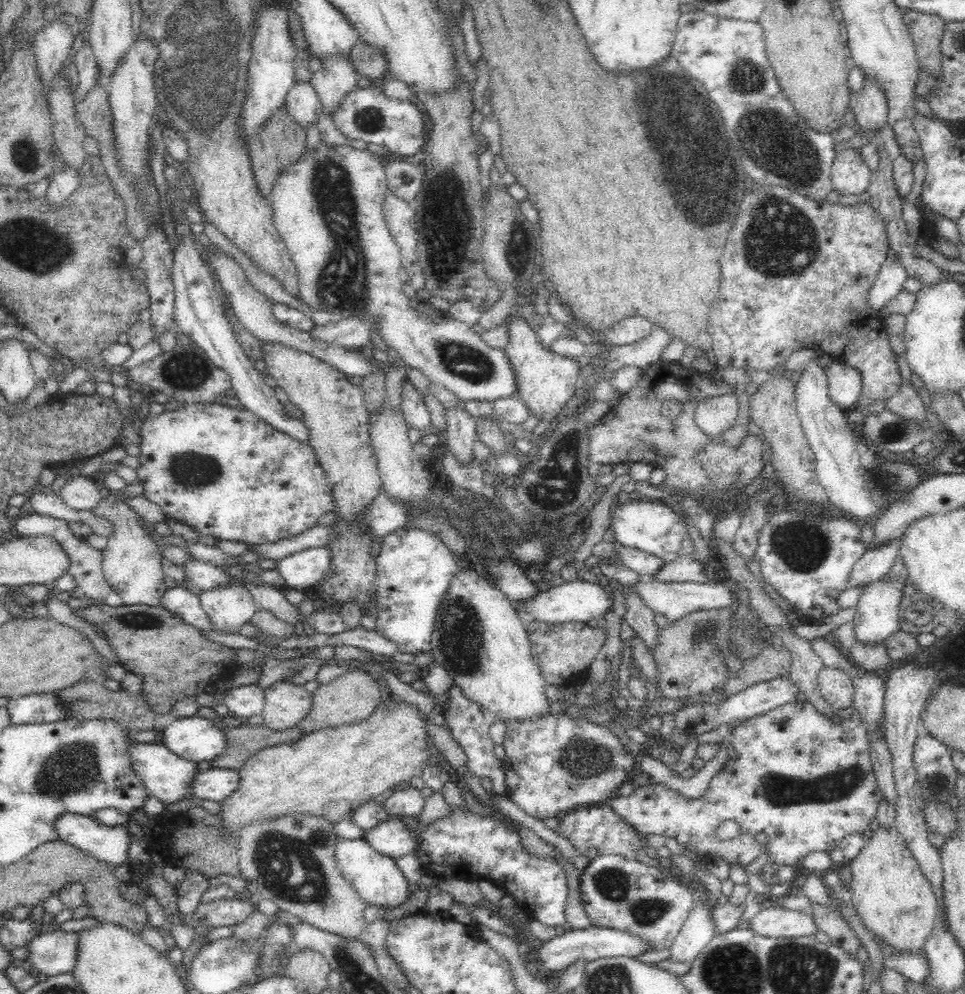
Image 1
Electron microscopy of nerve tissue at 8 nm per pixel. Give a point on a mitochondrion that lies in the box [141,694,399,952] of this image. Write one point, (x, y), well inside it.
(289, 865)

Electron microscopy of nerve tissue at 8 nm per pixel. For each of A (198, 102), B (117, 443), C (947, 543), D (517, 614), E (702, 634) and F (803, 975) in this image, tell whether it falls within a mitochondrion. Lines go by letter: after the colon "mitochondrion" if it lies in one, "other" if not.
A: mitochondrion
B: other
C: other
D: other
E: mitochondrion
F: mitochondrion

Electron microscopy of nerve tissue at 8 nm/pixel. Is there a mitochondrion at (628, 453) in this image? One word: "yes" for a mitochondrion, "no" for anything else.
no

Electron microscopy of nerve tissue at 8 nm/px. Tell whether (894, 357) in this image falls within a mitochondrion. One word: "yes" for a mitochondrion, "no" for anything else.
no

